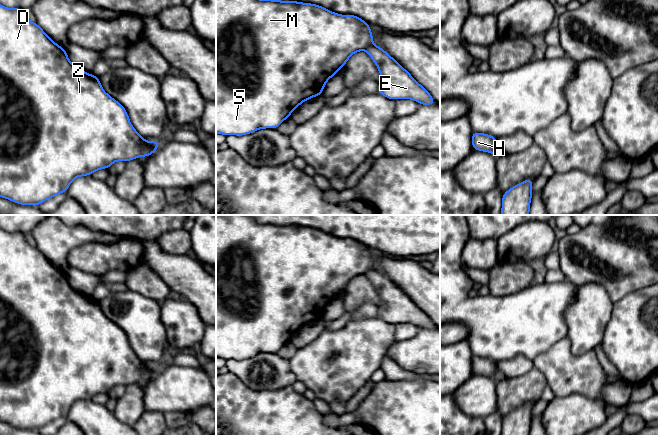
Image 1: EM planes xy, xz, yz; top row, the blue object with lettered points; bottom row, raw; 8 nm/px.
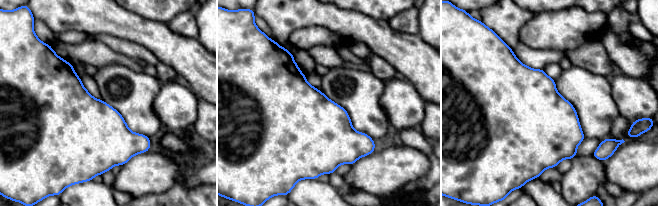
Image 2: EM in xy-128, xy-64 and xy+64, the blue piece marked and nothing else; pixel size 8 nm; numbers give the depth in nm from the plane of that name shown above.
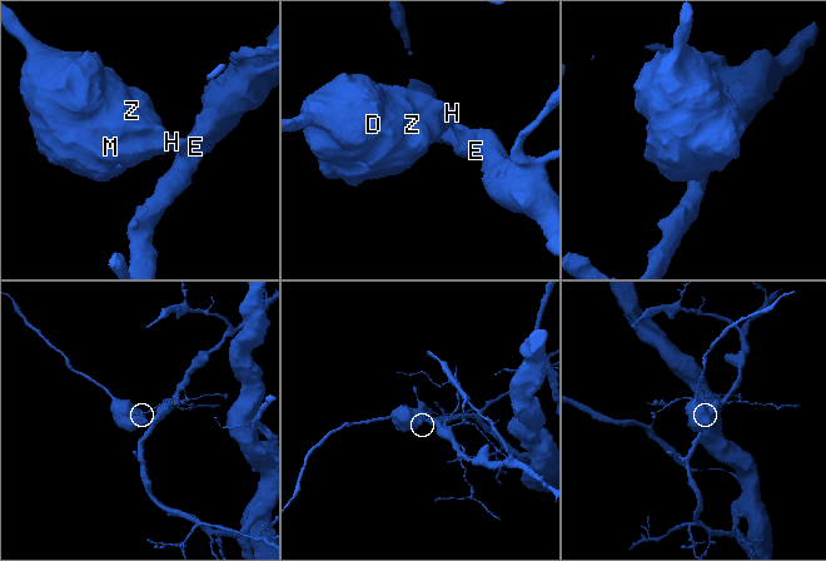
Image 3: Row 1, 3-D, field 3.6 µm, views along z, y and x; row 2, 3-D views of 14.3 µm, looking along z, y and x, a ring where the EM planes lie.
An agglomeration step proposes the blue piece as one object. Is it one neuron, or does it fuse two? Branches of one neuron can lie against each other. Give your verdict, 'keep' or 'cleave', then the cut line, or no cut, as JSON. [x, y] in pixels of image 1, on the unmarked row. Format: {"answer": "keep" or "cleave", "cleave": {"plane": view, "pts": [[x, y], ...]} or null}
{"answer": "cleave", "cleave": {"plane": "xy", "pts": [[148, 367], [141, 379]]}}

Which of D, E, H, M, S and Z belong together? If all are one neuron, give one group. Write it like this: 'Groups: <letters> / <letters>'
Groups: D H M S Z / E

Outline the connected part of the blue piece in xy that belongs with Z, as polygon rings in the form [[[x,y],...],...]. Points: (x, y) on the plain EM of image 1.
[[[0,228],[0,421],[6,422],[20,429],[32,429],[39,430],[42,426],[54,421],[60,417],[66,417],[71,406],[81,400],[92,399],[96,394],[108,393],[116,385],[128,386],[130,384],[139,382],[142,380],[143,373],[148,367],[132,350],[126,333],[109,318],[107,318],[100,307],[99,301],[96,299],[91,300],[89,296],[85,296],[76,291],[69,284],[66,273],[59,270],[57,267],[51,264],[43,253],[34,246],[31,246],[25,239],[24,234],[21,232],[7,232]]]

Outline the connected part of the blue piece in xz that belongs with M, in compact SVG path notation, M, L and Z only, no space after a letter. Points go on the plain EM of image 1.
M216 215L216 357L221 359L248 359L259 353L277 353L303 326L322 319L326 306L337 298L356 276L373 268L371 251L356 239L341 239L320 229L298 225L258 223L251 215Z

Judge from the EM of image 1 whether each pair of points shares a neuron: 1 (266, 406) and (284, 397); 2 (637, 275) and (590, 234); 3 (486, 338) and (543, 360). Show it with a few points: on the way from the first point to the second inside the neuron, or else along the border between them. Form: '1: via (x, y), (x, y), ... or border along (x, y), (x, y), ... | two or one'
1: via (270, 406), (275, 406), (280, 401) | one
2: via (625, 263), (616, 254), (608, 252), (602, 246) | one
3: border along (554, 344), (538, 353), (532, 359) | two

